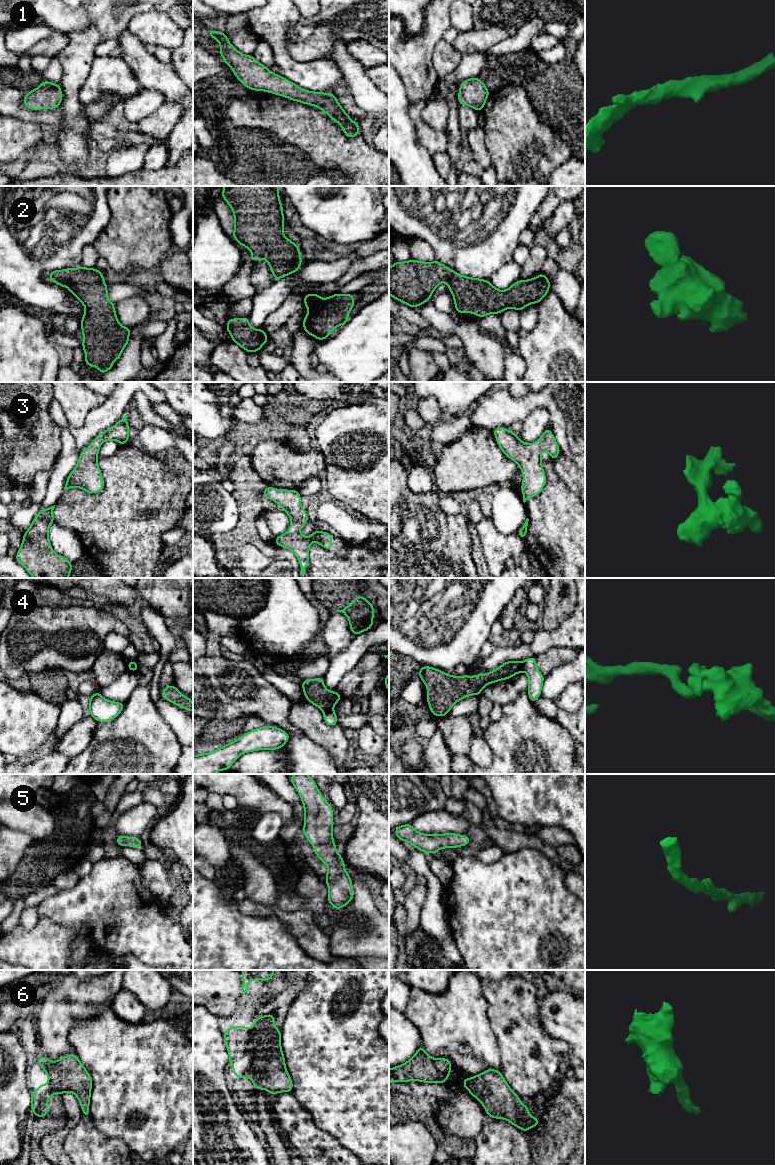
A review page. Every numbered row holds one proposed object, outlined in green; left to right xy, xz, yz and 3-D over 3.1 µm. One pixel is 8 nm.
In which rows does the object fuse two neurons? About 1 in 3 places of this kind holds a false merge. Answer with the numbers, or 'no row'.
4

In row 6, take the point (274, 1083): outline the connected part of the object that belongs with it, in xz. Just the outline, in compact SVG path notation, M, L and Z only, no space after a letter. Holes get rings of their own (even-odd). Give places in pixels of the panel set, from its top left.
M273 1013L255 1018L250 1029L229 1026L223 1039L234 1076L249 1077L256 1089L265 1089L271 1095L292 1092L293 1083L281 1048L281 1030L275 1026Z

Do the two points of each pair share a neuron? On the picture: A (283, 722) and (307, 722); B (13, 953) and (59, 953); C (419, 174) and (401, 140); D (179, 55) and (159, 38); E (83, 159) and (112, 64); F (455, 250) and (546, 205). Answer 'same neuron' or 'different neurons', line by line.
A: different neurons
B: same neuron
C: same neuron
D: different neurons
E: different neurons
F: different neurons

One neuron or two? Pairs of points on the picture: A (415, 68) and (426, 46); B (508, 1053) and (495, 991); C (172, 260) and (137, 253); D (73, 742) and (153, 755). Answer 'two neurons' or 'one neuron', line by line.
A: one neuron
B: one neuron
C: two neurons
D: two neurons

